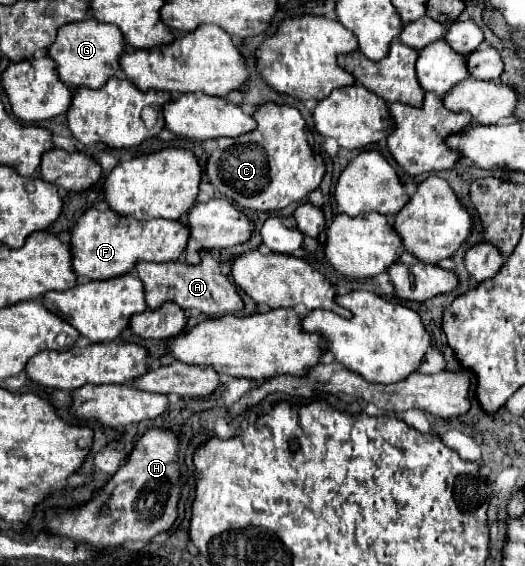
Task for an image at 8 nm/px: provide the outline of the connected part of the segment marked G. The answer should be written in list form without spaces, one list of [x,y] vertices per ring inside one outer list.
[[[83,19],[81,23],[69,23],[69,27],[61,27],[61,35],[57,35],[57,43],[49,47],[49,57],[55,59],[59,79],[69,87],[91,87],[99,89],[101,83],[115,77],[121,71],[119,59],[125,51],[125,37],[121,29],[111,23],[101,23],[97,19]]]

